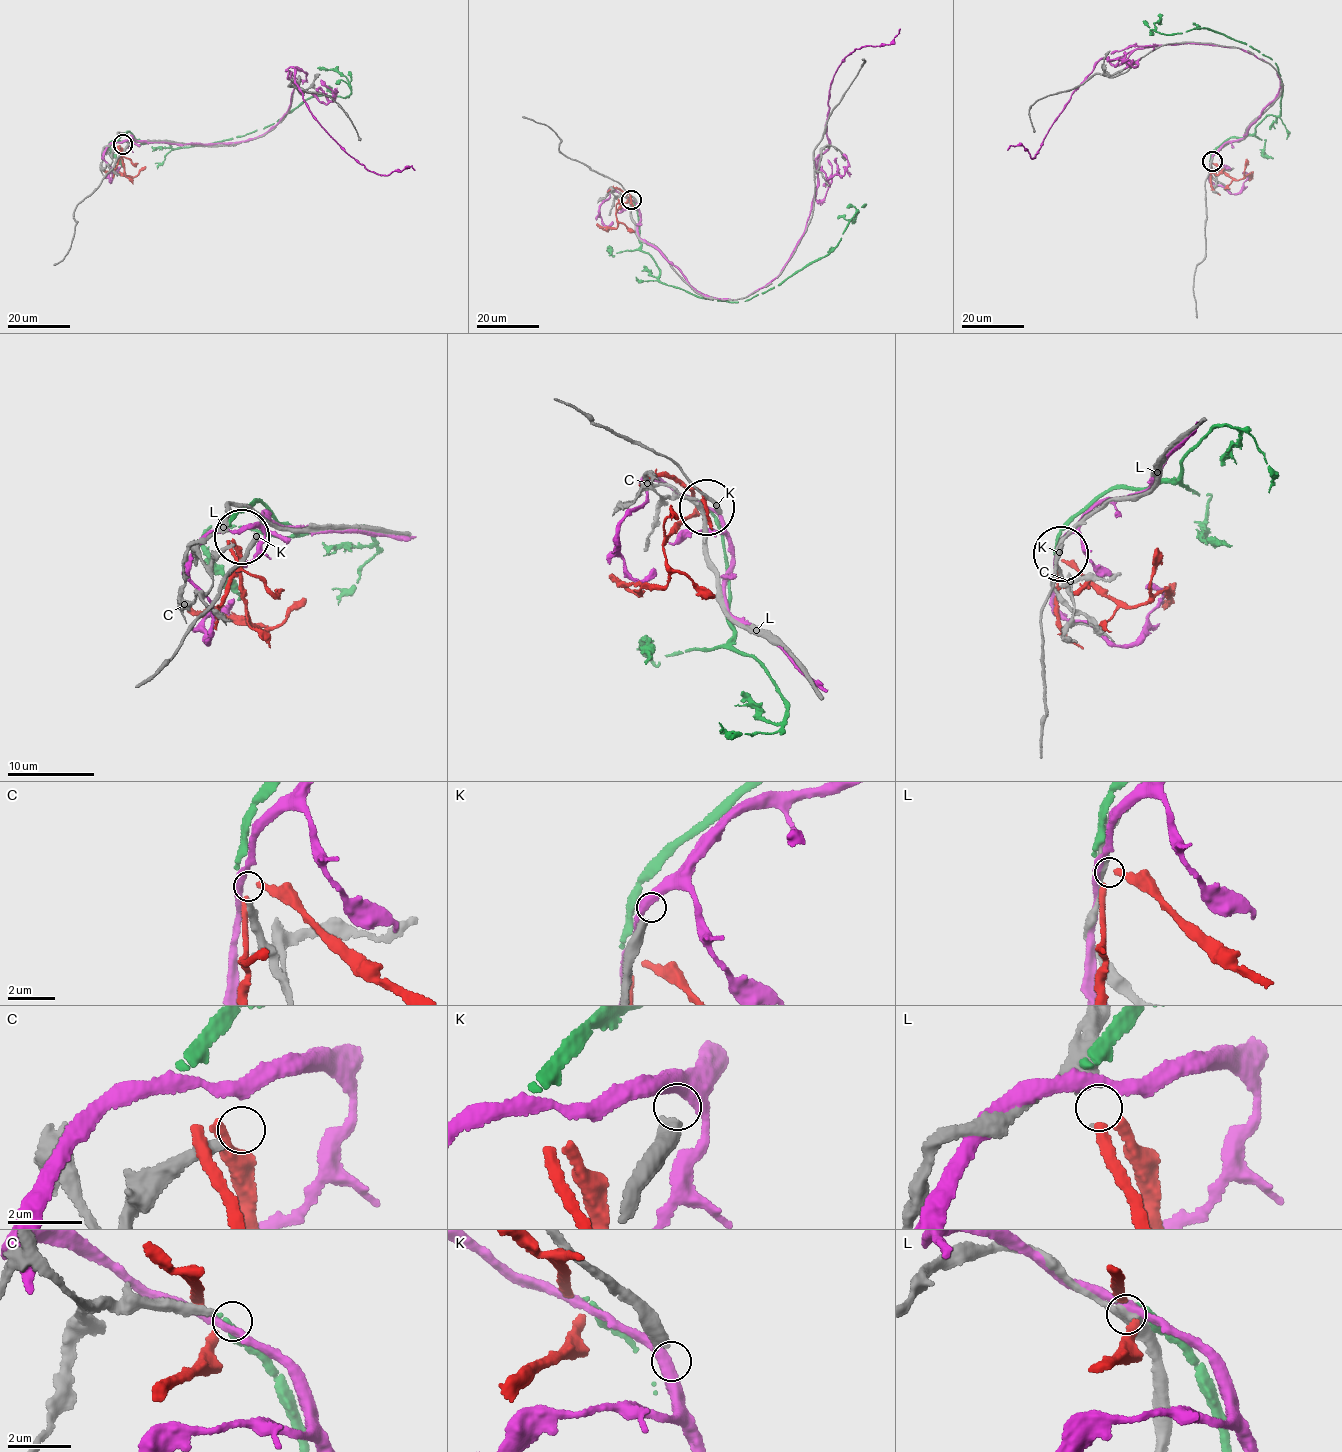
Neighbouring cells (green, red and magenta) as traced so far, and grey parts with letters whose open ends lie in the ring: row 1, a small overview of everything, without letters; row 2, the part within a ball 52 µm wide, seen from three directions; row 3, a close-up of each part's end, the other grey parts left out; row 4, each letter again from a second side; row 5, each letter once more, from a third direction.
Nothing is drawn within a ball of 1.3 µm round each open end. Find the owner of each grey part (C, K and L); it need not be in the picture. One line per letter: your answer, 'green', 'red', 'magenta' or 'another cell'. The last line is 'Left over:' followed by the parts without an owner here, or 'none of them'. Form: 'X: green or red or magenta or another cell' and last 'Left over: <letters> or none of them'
C: another cell
K: another cell
L: red
Left over: C, K

